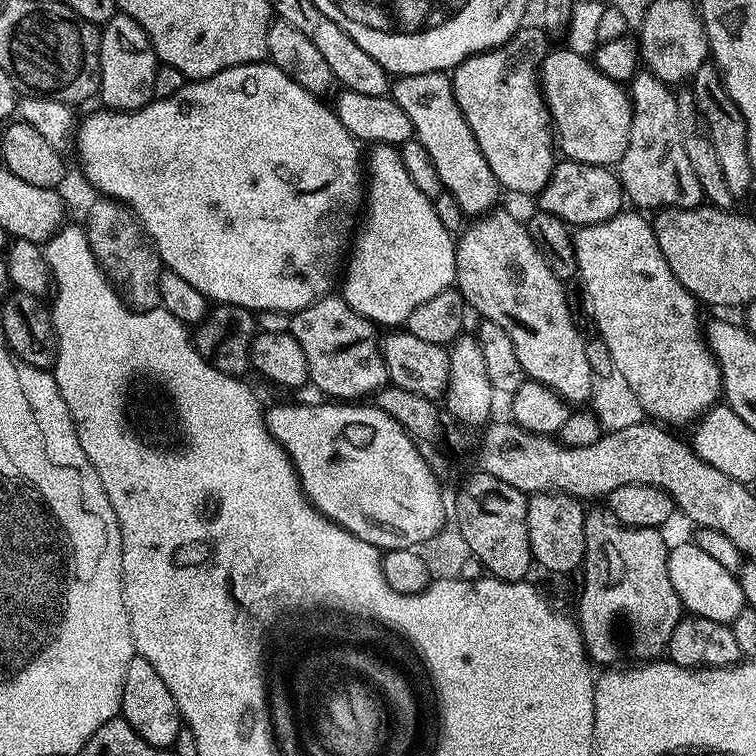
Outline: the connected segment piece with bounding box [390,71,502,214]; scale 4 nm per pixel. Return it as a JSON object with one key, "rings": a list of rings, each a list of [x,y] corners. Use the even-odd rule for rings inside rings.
{"rings":[[[443,71],[401,76],[391,85],[390,95],[398,106],[402,106],[402,110],[406,110],[414,139],[430,154],[443,191],[458,200],[463,213],[487,213],[493,207],[491,204],[502,194],[502,189],[454,98],[451,75]]]}

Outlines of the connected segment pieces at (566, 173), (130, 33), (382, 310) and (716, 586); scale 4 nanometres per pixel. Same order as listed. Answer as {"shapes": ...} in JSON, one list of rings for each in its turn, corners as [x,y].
{"shapes":[[[[567,158],[553,163],[546,186],[538,193],[539,211],[563,220],[569,226],[601,224],[614,218],[625,207],[626,193],[619,175],[603,164],[583,164]]],[[[123,14],[111,16],[99,29],[100,90],[98,100],[113,112],[133,112],[146,107],[153,99],[154,74],[158,67],[156,51],[150,38],[134,18]]],[[[378,144],[369,152],[372,153],[369,156],[367,153],[366,156],[366,215],[355,237],[350,263],[342,276],[342,295],[353,310],[371,320],[373,324],[400,326],[407,321],[410,310],[422,306],[422,302],[434,298],[434,294],[442,294],[442,290],[455,285],[456,240],[453,233],[442,226],[441,219],[435,213],[433,199],[422,194],[410,178],[399,151],[393,145]]],[[[699,543],[673,547],[668,554],[668,569],[670,582],[674,582],[680,603],[691,615],[731,625],[732,619],[746,606],[739,579],[728,572],[726,566],[718,566],[718,562],[714,562],[714,558],[710,558],[710,554],[706,554]]]]}

